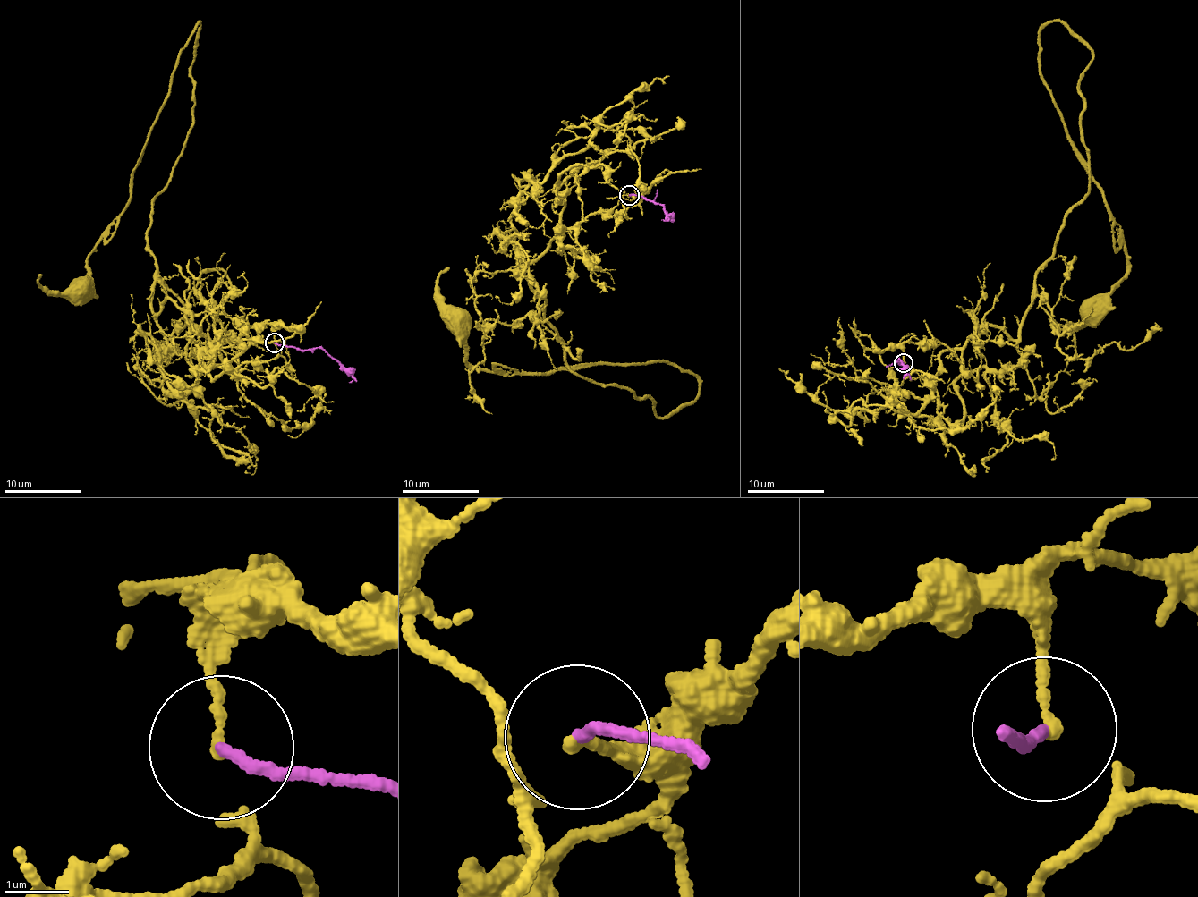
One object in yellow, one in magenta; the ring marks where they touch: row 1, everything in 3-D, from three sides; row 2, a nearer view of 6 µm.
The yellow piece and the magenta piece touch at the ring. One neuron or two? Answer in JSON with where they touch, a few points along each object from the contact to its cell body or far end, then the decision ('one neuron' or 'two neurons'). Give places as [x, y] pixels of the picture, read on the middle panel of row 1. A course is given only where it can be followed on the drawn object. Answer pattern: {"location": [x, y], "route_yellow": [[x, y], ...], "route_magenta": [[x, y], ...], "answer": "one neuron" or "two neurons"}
{"location": [629, 195], "route_yellow": [[630, 195], [558, 224], [522, 271], [568, 368], [666, 418], [697, 394], [669, 362], [477, 370], [457, 324]], "route_magenta": [[630, 195], [662, 204], [667, 217], [660, 219]], "answer": "two neurons"}

